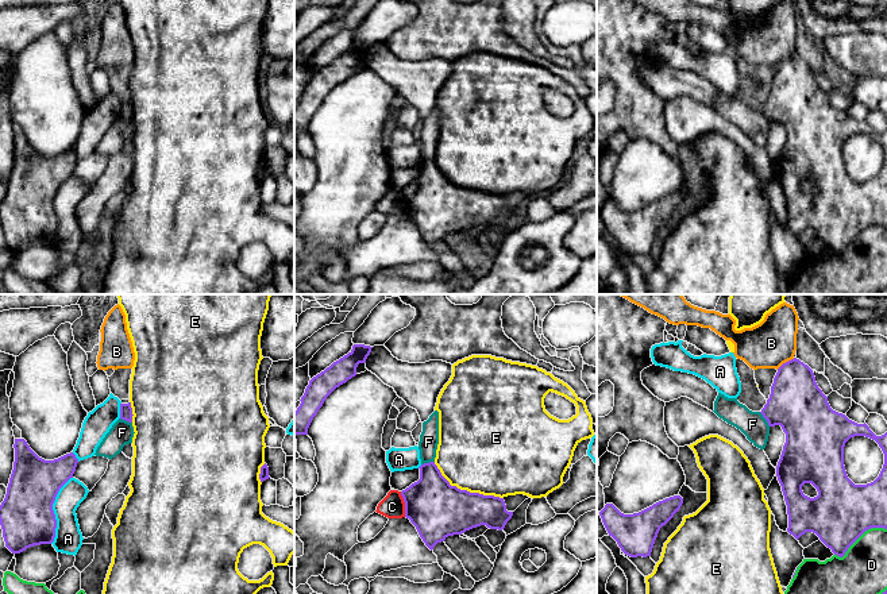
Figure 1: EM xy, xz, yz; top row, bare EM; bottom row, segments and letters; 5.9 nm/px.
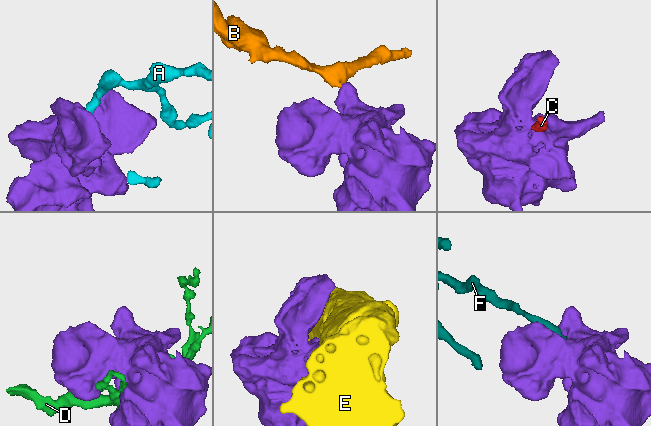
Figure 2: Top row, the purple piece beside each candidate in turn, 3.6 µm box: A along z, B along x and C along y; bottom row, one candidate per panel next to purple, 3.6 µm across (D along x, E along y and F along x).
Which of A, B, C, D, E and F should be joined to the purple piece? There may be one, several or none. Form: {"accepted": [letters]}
{"accepted": []}

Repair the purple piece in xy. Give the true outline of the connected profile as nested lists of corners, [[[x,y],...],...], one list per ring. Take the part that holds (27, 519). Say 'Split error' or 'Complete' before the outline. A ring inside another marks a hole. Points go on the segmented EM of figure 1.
Complete. [[[15,439],[14,448],[14,470],[0,505],[0,525],[5,547],[20,554],[54,541],[57,520],[53,504],[59,489],[73,478],[78,459],[70,452],[45,460],[24,439]]]

